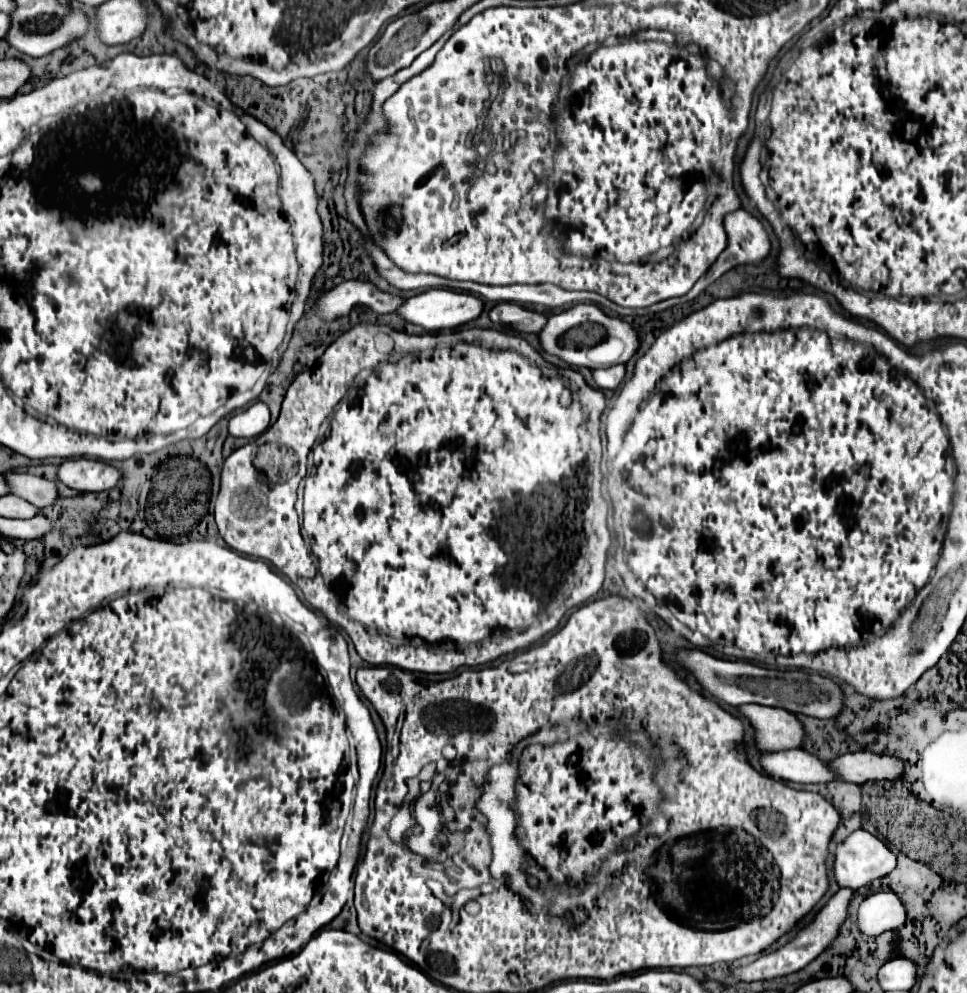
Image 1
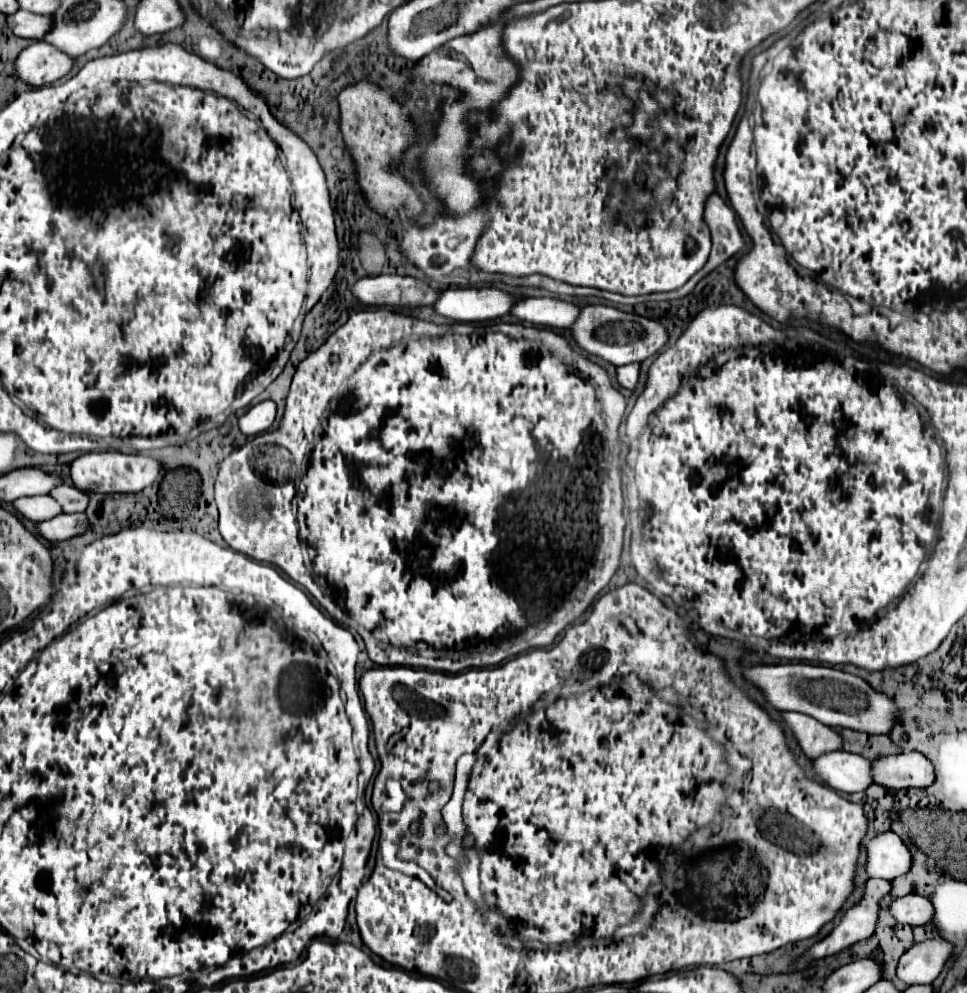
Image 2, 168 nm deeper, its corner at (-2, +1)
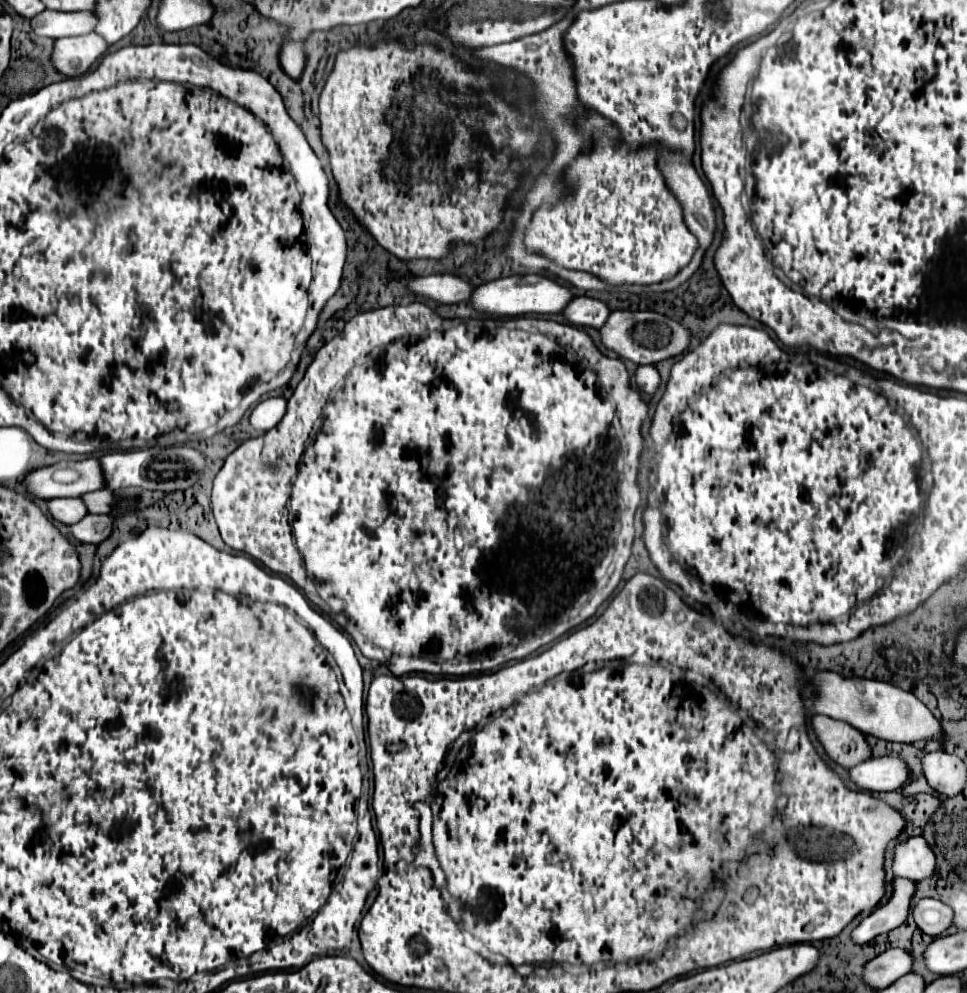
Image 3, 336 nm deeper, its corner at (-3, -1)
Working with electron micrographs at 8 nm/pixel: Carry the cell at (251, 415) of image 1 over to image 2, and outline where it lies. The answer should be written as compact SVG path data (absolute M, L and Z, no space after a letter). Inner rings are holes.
M264 400L256 406L252 406L244 416L240 416L238 426L242 434L246 436L256 436L266 432L276 418L276 404L272 400Z

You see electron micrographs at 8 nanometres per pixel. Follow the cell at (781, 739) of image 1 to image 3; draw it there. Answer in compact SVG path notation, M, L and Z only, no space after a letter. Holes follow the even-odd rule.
M813 716L813 728L825 752L837 764L851 768L871 758L871 746L865 734L851 724L827 716Z

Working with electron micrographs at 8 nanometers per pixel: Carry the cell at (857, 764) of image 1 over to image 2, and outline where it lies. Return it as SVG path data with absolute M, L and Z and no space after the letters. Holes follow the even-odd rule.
M900 752L896 756L880 756L872 760L872 780L888 790L902 790L902 788L926 788L934 782L934 768L920 752Z

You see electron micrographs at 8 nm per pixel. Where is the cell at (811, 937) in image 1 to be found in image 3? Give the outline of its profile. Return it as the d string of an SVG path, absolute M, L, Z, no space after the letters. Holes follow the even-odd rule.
M897 878L893 882L893 896L887 904L875 908L851 934L853 942L857 944L867 944L875 936L891 932L893 928L899 928L907 916L909 916L909 906L911 898L917 892L917 882L911 882L909 878Z

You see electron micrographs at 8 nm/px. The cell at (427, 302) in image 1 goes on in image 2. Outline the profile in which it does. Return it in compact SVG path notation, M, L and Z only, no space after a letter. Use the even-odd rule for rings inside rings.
M446 288L432 308L454 322L484 322L504 316L520 298L496 288Z

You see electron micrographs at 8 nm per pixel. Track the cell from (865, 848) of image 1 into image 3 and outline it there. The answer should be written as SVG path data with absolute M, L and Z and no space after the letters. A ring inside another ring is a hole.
M923 836L909 838L907 842L901 842L895 848L893 872L895 876L903 876L919 882L933 876L935 862L937 862L935 852L931 850L931 846Z

